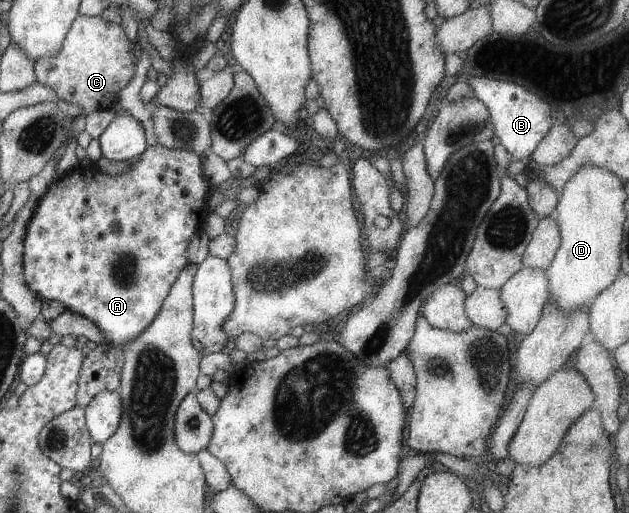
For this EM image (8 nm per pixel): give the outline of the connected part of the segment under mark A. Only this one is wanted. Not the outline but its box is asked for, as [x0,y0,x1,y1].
[22,144,211,347]

